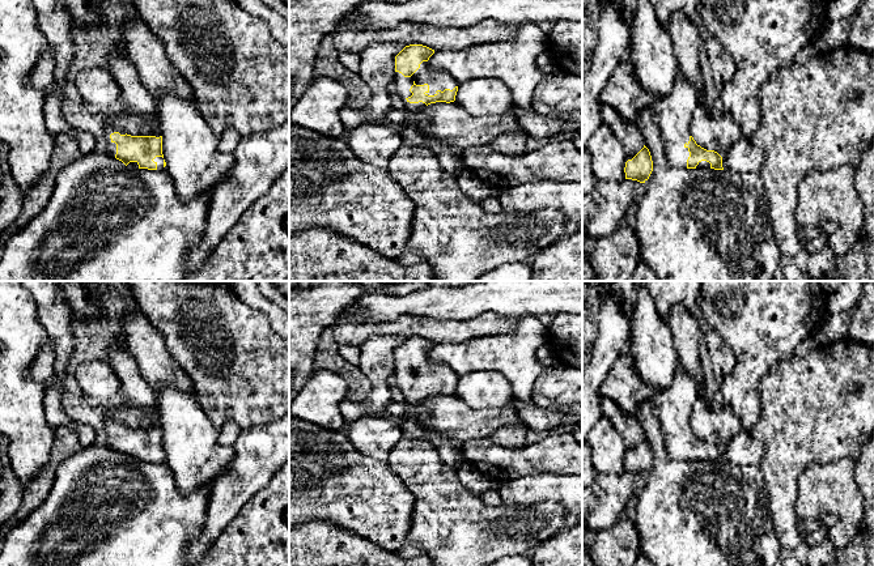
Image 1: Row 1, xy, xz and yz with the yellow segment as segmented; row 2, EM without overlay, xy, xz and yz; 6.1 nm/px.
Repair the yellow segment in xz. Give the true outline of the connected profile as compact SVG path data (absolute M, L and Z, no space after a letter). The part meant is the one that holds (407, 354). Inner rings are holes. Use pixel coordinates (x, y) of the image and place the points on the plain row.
M423 337L406 339L395 349L394 376L404 401L417 405L430 396L454 395L458 374L442 362L428 357L434 342Z

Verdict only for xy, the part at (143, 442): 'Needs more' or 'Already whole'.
Needs more

